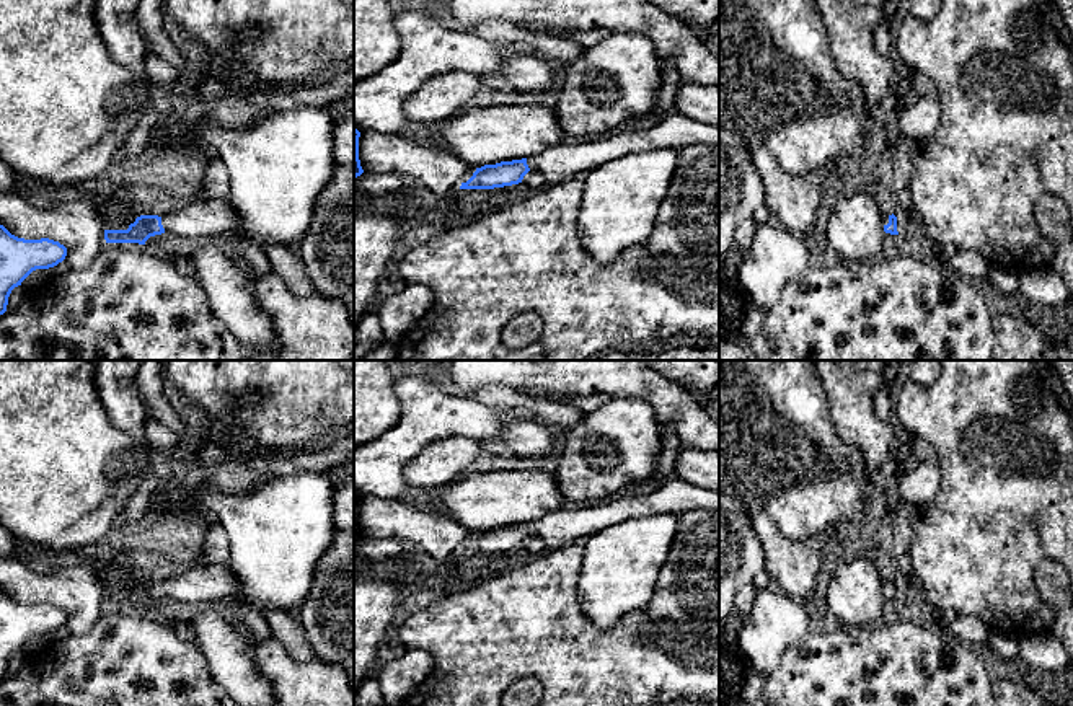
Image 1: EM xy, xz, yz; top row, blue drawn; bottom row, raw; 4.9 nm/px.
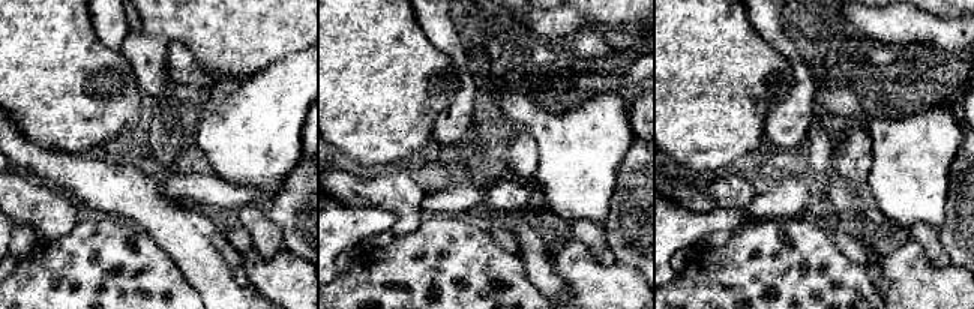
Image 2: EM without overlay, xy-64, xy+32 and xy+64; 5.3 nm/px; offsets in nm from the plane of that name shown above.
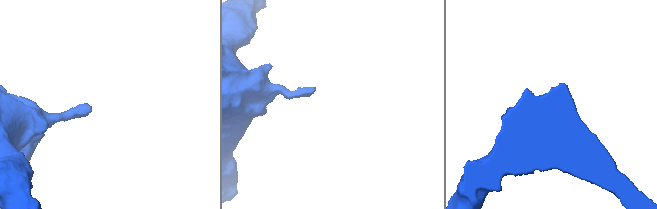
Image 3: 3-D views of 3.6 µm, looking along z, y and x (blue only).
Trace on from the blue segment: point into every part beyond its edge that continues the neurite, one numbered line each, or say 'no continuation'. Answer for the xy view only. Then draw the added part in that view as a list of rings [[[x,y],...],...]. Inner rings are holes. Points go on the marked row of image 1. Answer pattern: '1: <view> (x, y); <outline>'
1: xy (212, 217); [[[205,199],[178,212],[165,214],[161,225],[165,233],[186,238],[233,238],[241,235],[238,215],[227,199]]]

